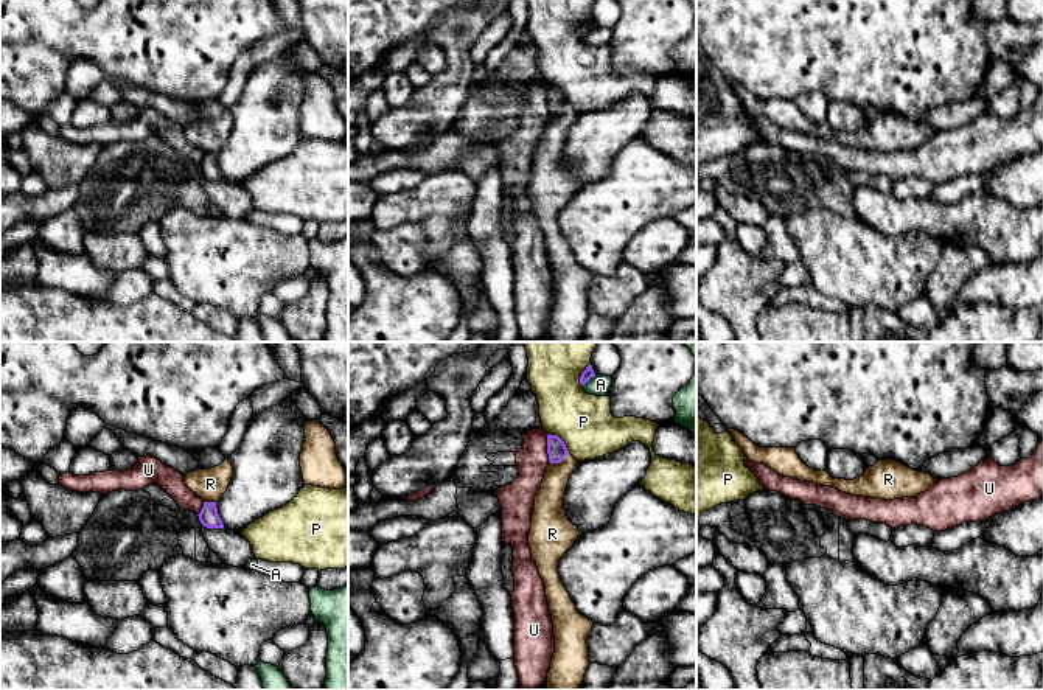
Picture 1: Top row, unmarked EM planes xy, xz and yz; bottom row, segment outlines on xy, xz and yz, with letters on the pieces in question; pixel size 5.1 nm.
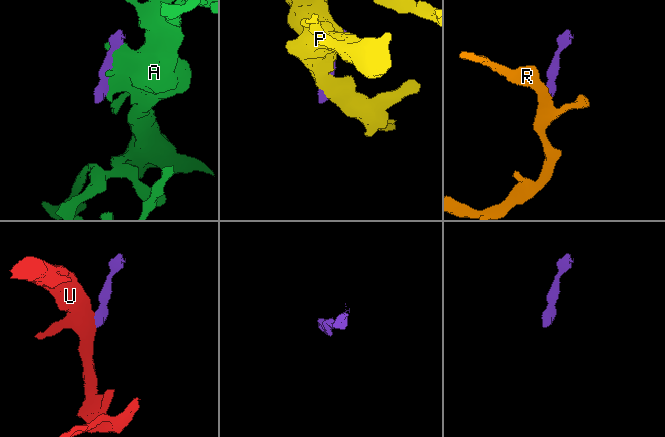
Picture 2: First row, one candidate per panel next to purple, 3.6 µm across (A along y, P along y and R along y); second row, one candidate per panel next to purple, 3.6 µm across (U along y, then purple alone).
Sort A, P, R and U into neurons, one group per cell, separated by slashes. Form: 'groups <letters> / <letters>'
groups A / P / R / U

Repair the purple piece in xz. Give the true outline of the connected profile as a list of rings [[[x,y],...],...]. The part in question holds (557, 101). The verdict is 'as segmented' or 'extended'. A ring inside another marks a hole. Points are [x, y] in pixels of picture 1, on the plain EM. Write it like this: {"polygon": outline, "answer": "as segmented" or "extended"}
{"polygon": [[[547,87],[547,106],[550,115],[561,115],[569,106],[564,93],[558,87]]], "answer": "as segmented"}

